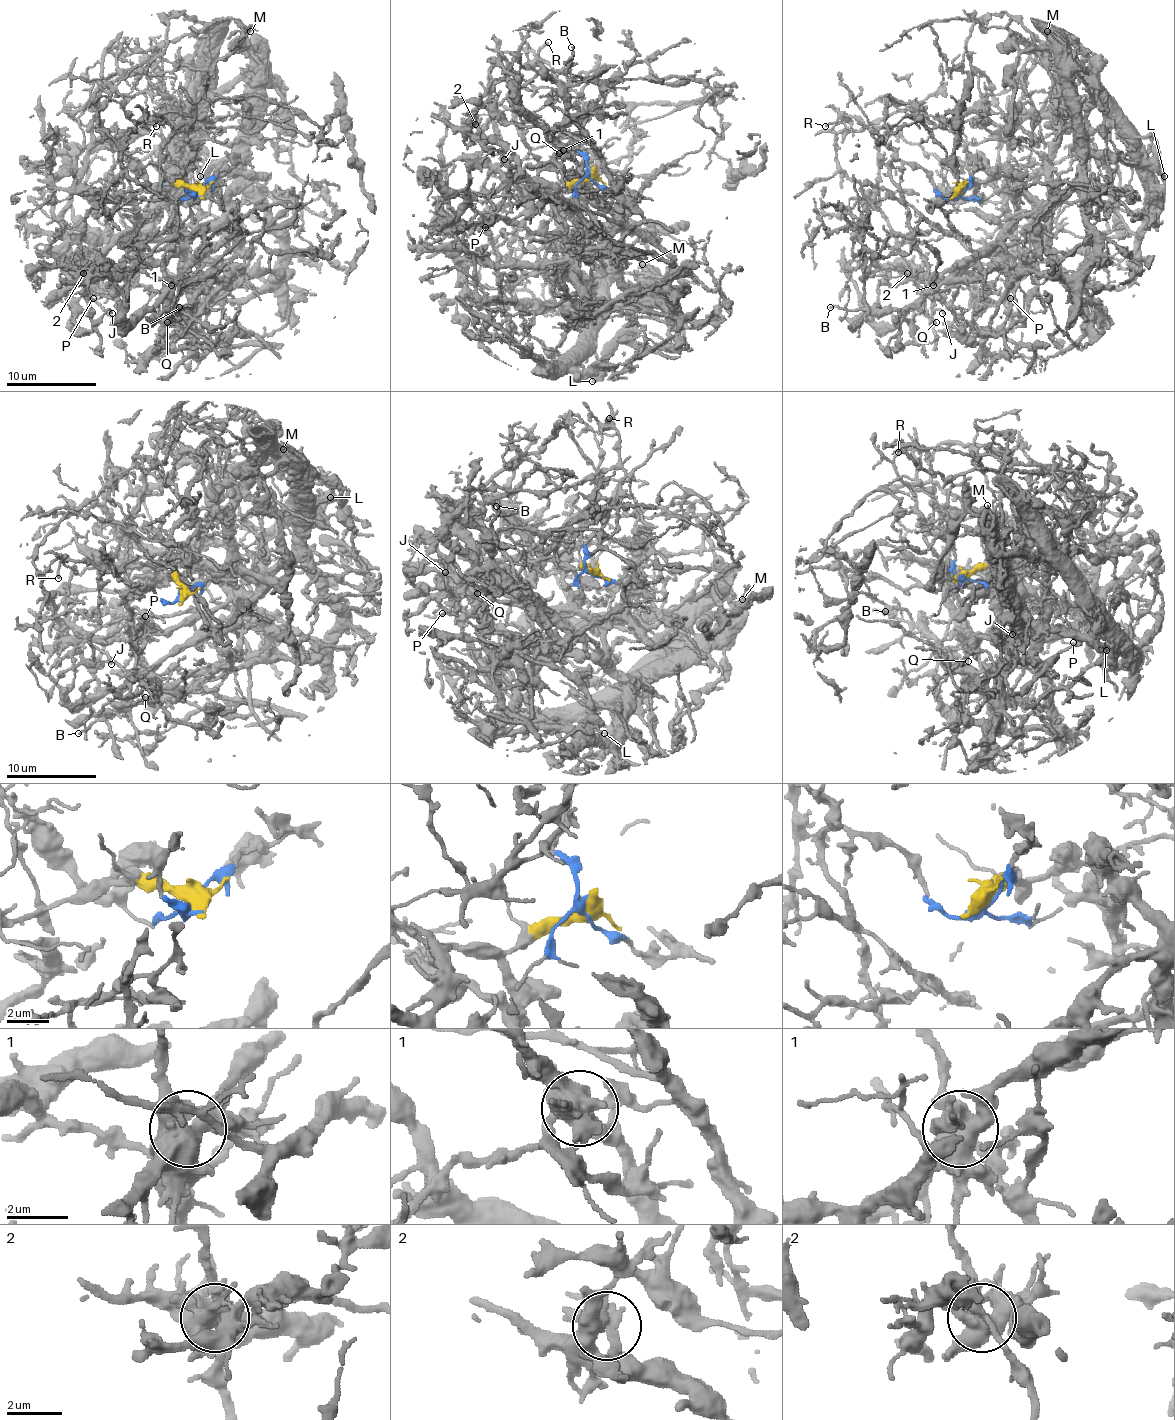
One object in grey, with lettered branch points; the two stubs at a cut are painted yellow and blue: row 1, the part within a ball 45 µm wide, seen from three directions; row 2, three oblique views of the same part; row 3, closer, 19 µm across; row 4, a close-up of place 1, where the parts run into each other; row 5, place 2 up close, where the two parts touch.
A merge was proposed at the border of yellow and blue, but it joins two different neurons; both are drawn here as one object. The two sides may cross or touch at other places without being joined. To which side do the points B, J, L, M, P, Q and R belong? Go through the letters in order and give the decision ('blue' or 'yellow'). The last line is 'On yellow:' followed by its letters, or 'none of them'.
B: yellow
J: blue
L: yellow
M: yellow
P: blue
Q: yellow
R: blue
On yellow: B, L, M, Q

